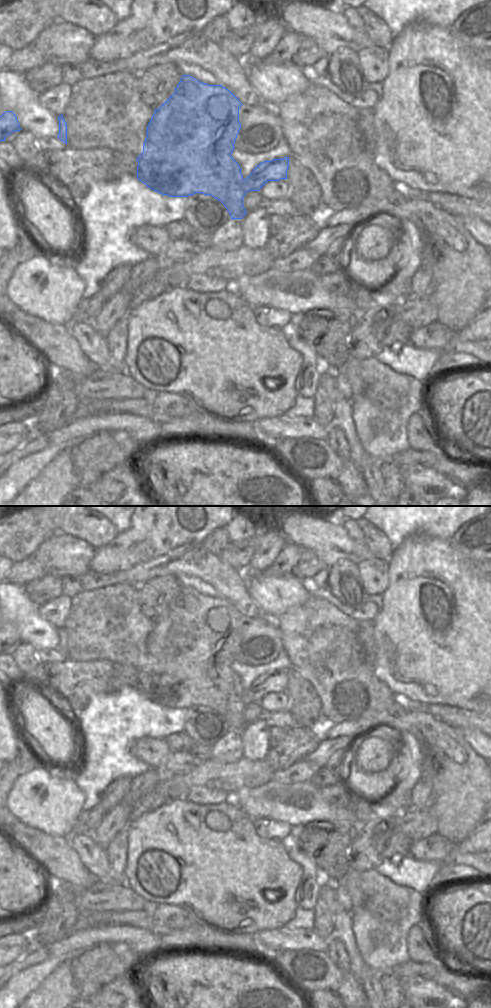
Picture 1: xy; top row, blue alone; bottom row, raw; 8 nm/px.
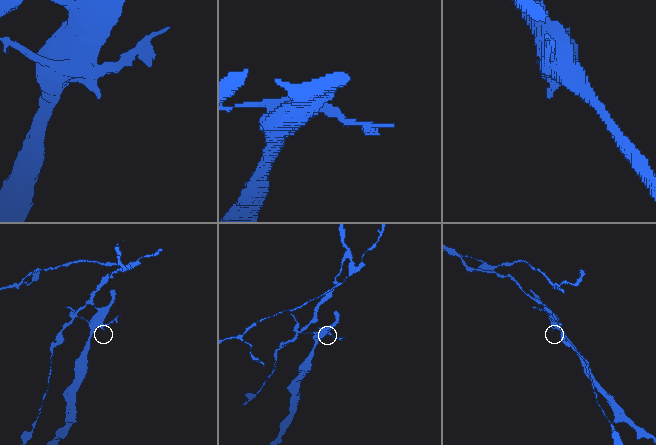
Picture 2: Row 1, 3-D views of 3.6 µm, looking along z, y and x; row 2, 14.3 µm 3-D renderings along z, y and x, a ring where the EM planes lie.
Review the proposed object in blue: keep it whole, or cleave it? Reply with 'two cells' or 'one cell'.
two cells

